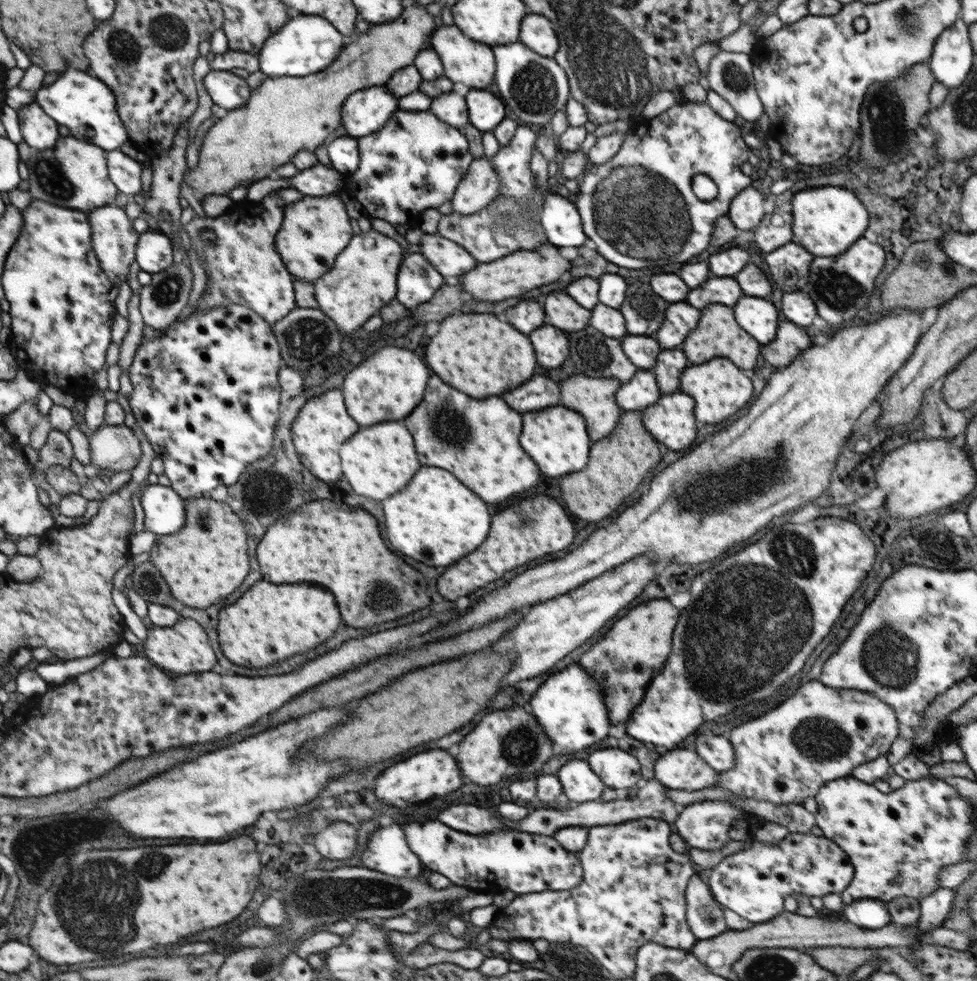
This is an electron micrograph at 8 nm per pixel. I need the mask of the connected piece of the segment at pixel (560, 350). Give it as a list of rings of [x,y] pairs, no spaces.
[[[542,326],[534,330],[528,338],[536,350],[536,358],[544,368],[558,368],[570,354],[570,341],[568,332],[556,330],[554,326]]]

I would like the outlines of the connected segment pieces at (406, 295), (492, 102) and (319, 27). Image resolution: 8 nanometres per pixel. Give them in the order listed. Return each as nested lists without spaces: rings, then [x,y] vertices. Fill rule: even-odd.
[[[421,253],[406,255],[399,270],[396,298],[408,310],[428,302],[444,284],[444,277],[434,270],[427,258],[422,258]]]
[[[484,89],[463,91],[467,102],[469,122],[483,134],[492,132],[507,115],[505,104],[491,92]]]
[[[316,15],[298,16],[284,23],[266,42],[257,55],[259,70],[269,76],[303,77],[316,74],[330,66],[340,54],[344,36],[325,18]]]

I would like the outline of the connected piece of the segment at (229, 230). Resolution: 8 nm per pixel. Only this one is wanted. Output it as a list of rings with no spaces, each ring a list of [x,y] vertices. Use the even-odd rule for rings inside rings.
[[[276,190],[264,196],[260,202],[244,202],[246,208],[235,205],[220,216],[194,216],[185,225],[191,247],[198,253],[207,275],[207,289],[196,309],[219,308],[223,300],[231,304],[244,303],[272,325],[297,307],[294,276],[285,268],[275,247],[276,234],[283,221],[284,206],[287,205],[280,201],[282,198]],[[204,229],[212,229],[216,233],[218,241],[214,247],[202,243],[199,232]]]

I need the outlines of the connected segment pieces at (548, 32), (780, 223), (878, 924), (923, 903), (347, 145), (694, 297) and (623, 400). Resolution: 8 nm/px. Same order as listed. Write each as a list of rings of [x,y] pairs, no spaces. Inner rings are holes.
[[[528,14],[522,22],[520,42],[530,50],[544,56],[555,56],[558,50],[558,36],[550,20],[540,14]]]
[[[776,210],[772,214],[766,214],[754,231],[760,250],[772,252],[792,240],[792,216],[788,212]]]
[[[863,899],[843,906],[840,915],[846,921],[870,930],[884,928],[891,922],[888,904],[878,899]]]
[[[939,888],[932,894],[920,900],[919,926],[925,932],[933,931],[935,927],[941,926],[950,910],[953,909],[955,890]]]
[[[342,135],[332,140],[326,147],[328,159],[338,173],[348,176],[358,169],[359,148],[356,139]]]
[[[710,278],[696,290],[690,290],[688,304],[696,306],[700,310],[708,304],[734,306],[740,296],[742,296],[742,290],[734,278]]]
[[[638,372],[628,382],[621,383],[616,391],[618,406],[624,410],[644,410],[660,398],[658,384],[652,372]]]

